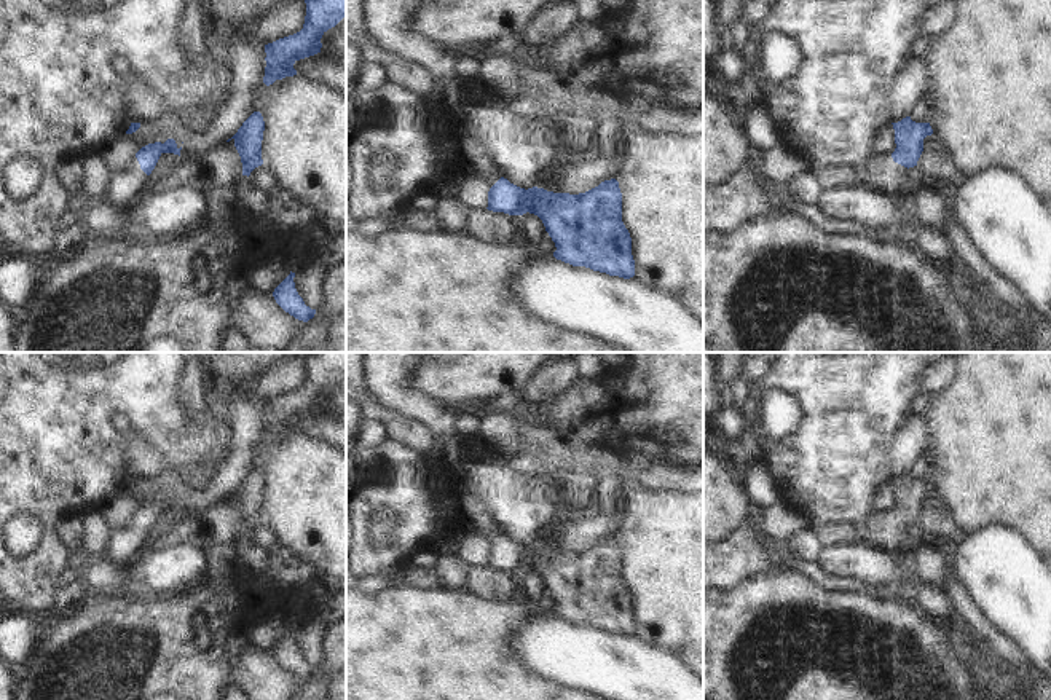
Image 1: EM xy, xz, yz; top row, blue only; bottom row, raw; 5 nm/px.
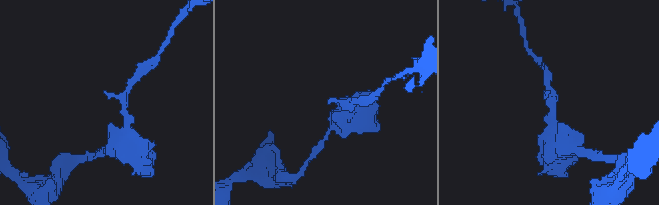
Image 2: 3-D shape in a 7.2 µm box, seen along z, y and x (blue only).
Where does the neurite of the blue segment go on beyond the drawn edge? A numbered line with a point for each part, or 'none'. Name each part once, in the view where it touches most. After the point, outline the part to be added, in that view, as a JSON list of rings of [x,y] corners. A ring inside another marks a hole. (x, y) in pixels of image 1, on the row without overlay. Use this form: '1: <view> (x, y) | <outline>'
1: yz (881, 530) | [[[872,512],[856,529],[860,541],[888,550],[895,556],[911,544],[907,525],[895,520],[892,512]]]

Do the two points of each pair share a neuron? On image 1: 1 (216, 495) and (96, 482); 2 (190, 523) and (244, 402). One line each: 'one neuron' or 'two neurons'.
1: two neurons
2: two neurons

